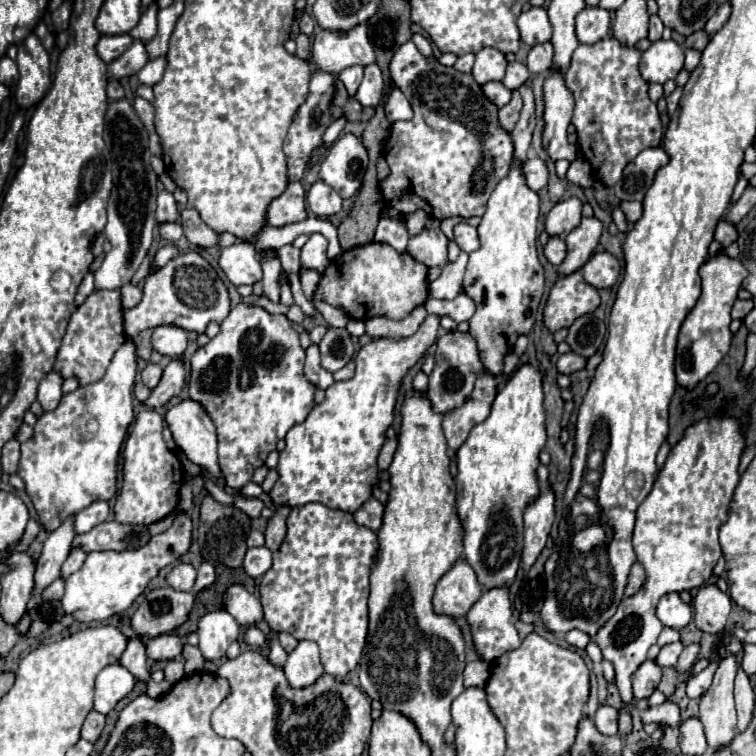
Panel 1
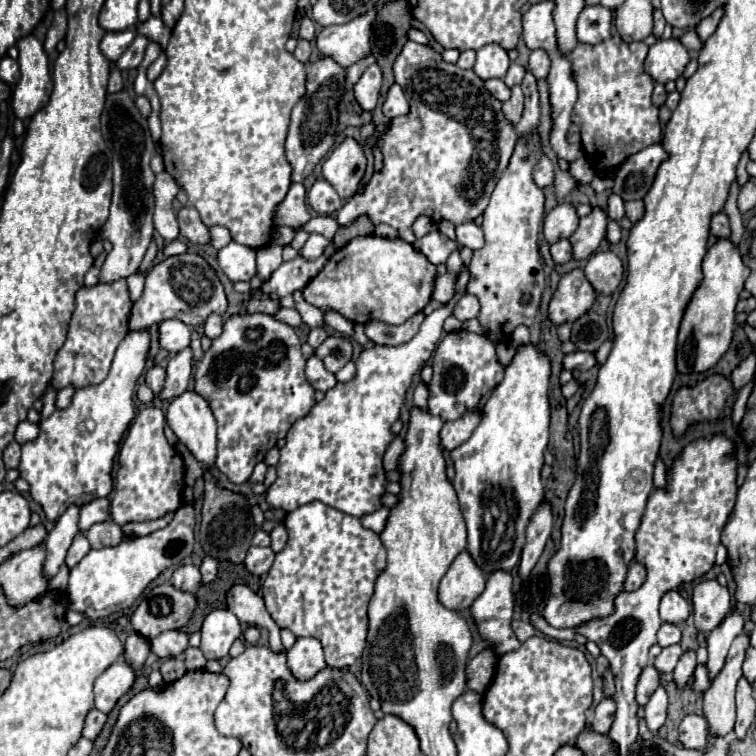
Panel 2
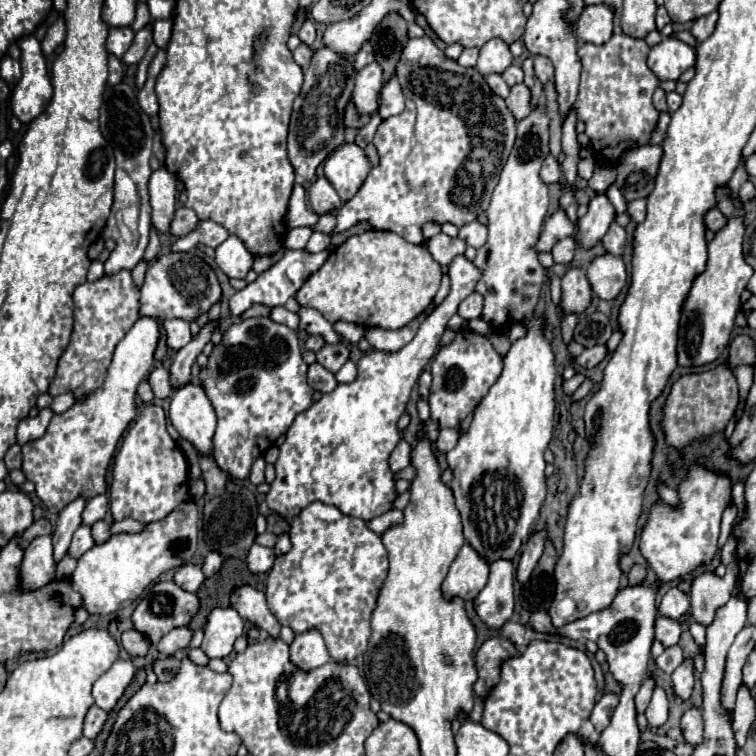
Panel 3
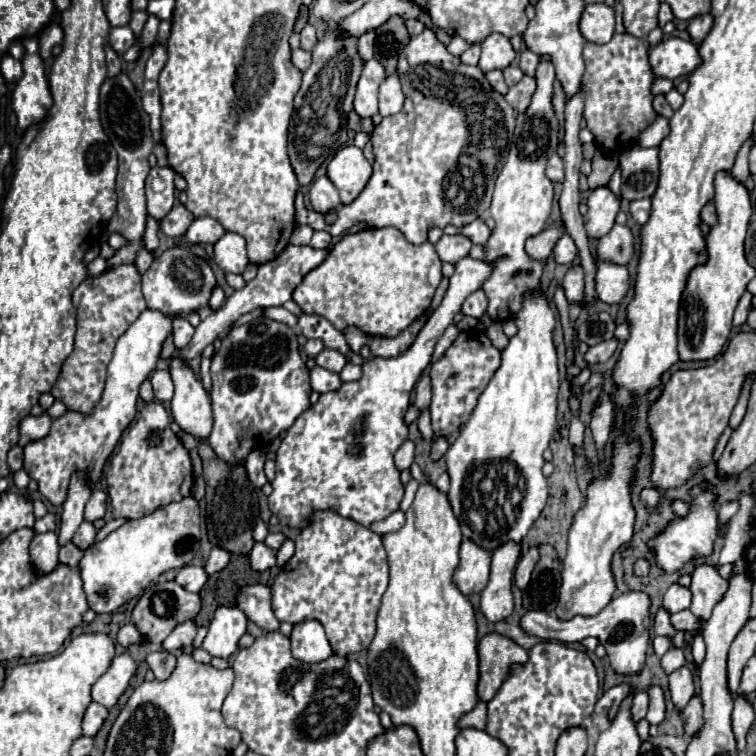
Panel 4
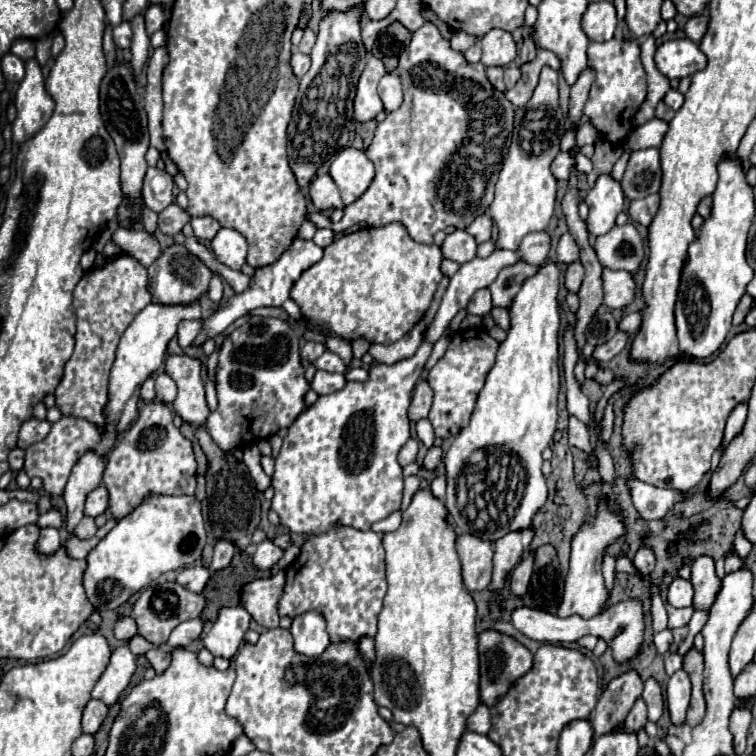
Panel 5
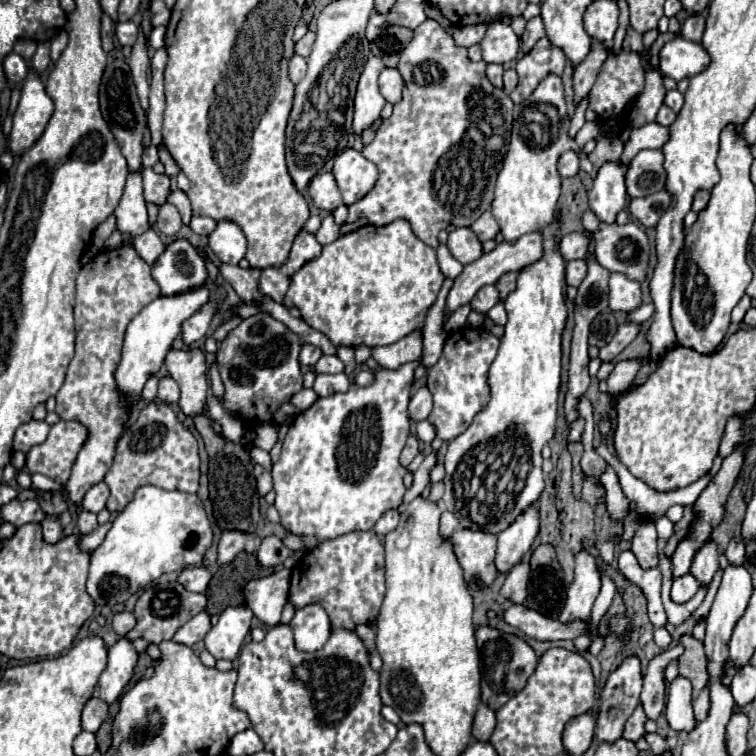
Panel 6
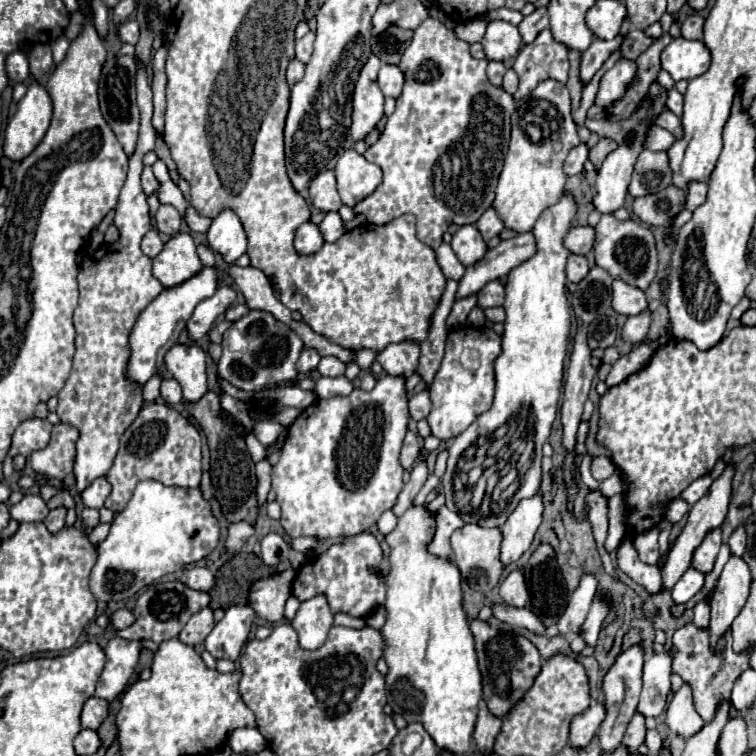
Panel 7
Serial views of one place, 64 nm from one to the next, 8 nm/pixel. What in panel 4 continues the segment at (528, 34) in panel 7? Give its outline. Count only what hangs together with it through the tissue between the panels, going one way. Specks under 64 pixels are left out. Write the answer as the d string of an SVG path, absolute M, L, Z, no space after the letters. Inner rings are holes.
M524 48L524 50L520 52L520 68L522 68L524 74L532 76L534 70L536 70L536 66L538 66L538 62L540 62L540 58L538 58L534 52L530 52L528 48Z

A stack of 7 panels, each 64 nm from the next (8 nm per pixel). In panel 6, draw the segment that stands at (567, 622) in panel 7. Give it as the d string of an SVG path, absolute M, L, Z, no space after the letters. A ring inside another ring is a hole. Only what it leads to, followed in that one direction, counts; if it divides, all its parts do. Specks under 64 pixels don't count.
M582 546L574 556L574 580L566 590L566 602L560 612L562 622L590 618L592 604L600 592L600 570L588 546Z

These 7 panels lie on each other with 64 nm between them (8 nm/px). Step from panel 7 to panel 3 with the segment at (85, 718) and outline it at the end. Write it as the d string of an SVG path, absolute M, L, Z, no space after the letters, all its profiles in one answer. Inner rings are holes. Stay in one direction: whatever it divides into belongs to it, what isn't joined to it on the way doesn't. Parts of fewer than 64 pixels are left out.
M92 706L86 714L86 720L84 720L84 736L88 736L90 740L94 740L98 736L98 732L102 730L104 722L106 722L106 712L98 706Z

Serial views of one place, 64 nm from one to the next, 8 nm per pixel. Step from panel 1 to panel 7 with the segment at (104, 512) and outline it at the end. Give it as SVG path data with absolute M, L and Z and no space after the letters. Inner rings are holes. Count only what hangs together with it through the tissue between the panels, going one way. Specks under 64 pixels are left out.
M98 478L94 480L84 492L82 492L82 502L86 508L96 508L100 510L104 506L104 500L110 494L110 484L106 478Z

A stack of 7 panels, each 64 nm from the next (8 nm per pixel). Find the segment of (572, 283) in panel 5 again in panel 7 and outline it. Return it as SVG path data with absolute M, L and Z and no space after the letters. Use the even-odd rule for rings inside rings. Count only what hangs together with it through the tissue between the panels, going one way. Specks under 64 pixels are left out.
M568 256L568 264L566 264L566 278L568 282L574 282L578 284L586 274L588 274L590 266L588 266L588 260L584 256Z

